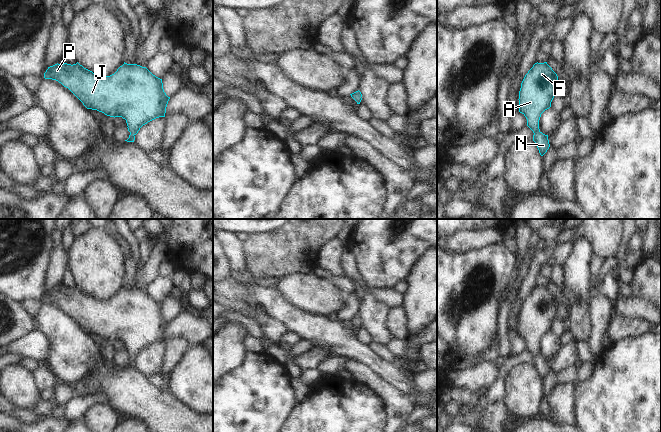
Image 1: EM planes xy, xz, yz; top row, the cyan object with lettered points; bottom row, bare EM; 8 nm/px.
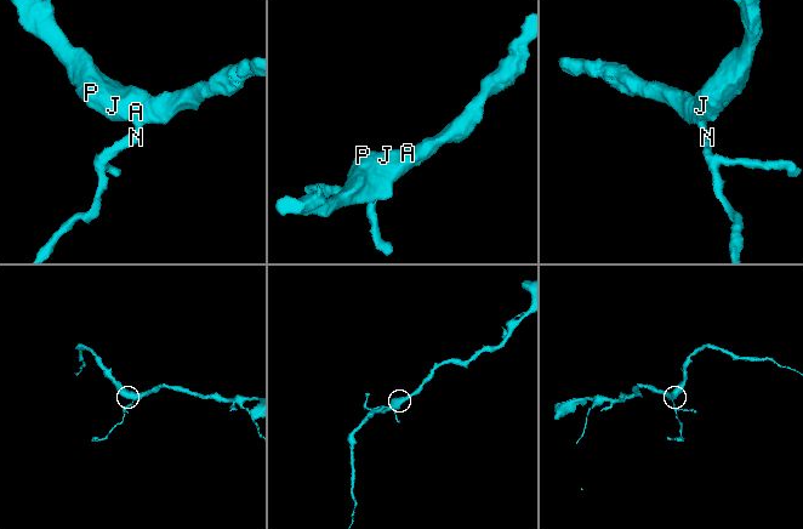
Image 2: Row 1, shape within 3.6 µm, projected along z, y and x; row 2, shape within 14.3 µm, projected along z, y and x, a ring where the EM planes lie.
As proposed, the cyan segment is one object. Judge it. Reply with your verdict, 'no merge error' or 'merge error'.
no merge error

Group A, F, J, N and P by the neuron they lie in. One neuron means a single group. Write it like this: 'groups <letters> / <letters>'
groups A F J N P

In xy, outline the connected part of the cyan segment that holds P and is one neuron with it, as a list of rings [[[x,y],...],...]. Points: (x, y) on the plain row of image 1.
[[[124,286],[110,300],[99,300],[76,288],[55,288],[48,291],[44,297],[45,303],[56,304],[68,312],[87,333],[97,334],[110,341],[122,341],[126,344],[129,362],[125,365],[134,366],[135,359],[148,346],[165,341],[166,331],[170,321],[163,313],[162,303],[153,299],[146,291]]]

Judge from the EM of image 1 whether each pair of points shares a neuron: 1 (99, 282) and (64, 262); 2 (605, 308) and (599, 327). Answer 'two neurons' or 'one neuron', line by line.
1: two neurons
2: one neuron

